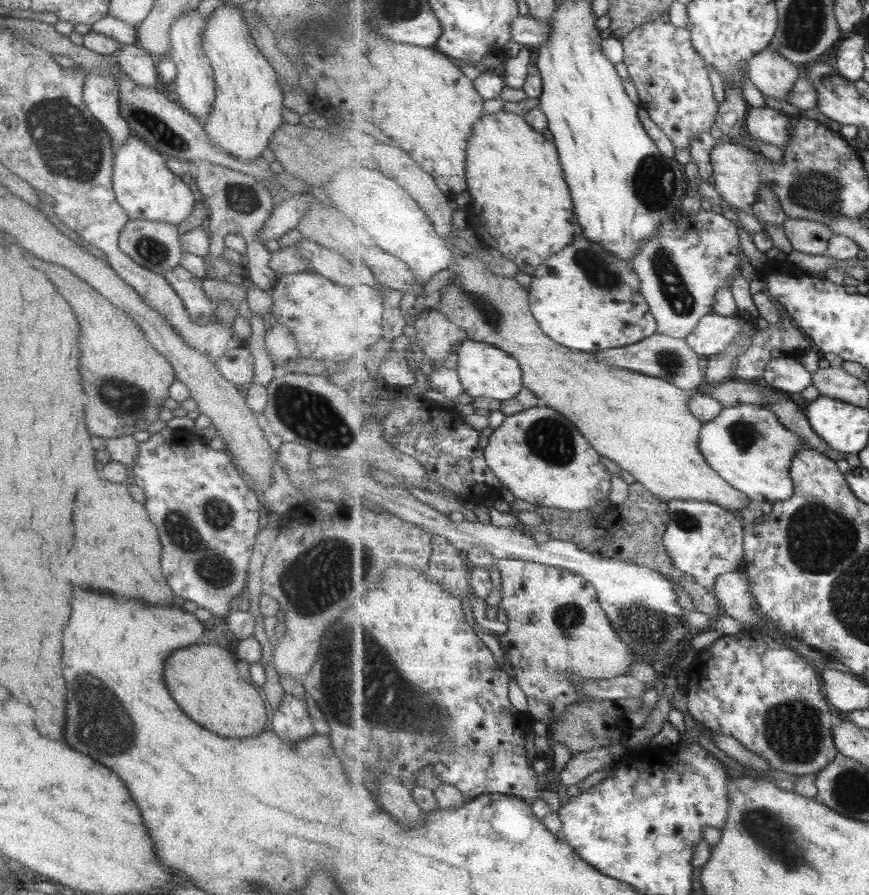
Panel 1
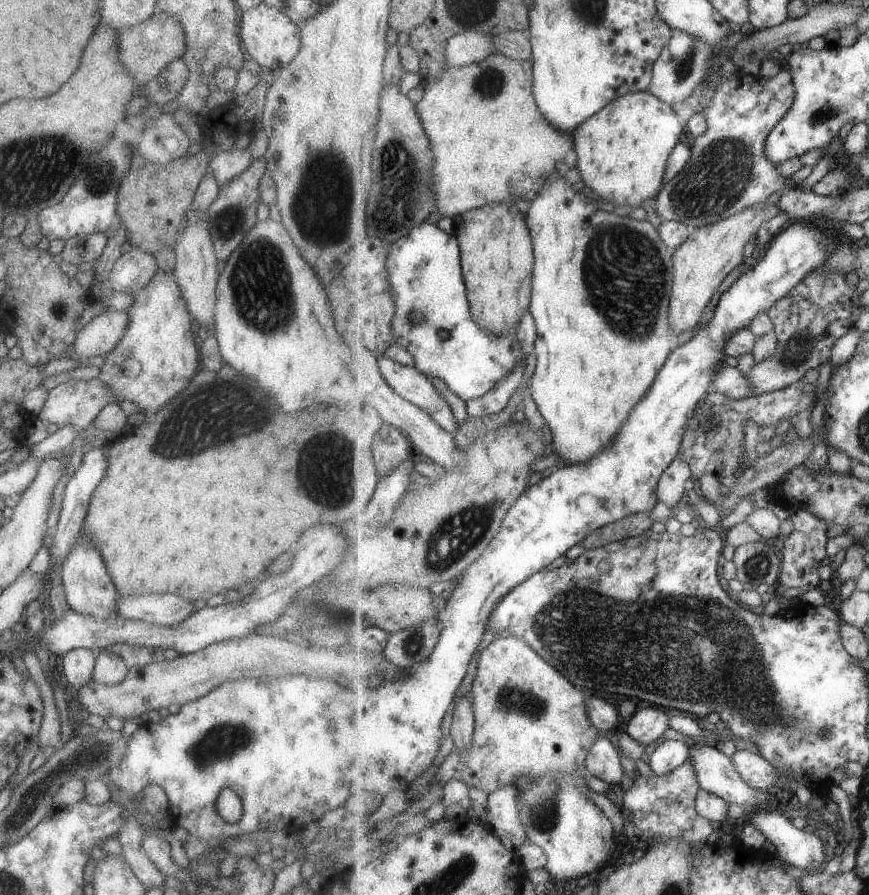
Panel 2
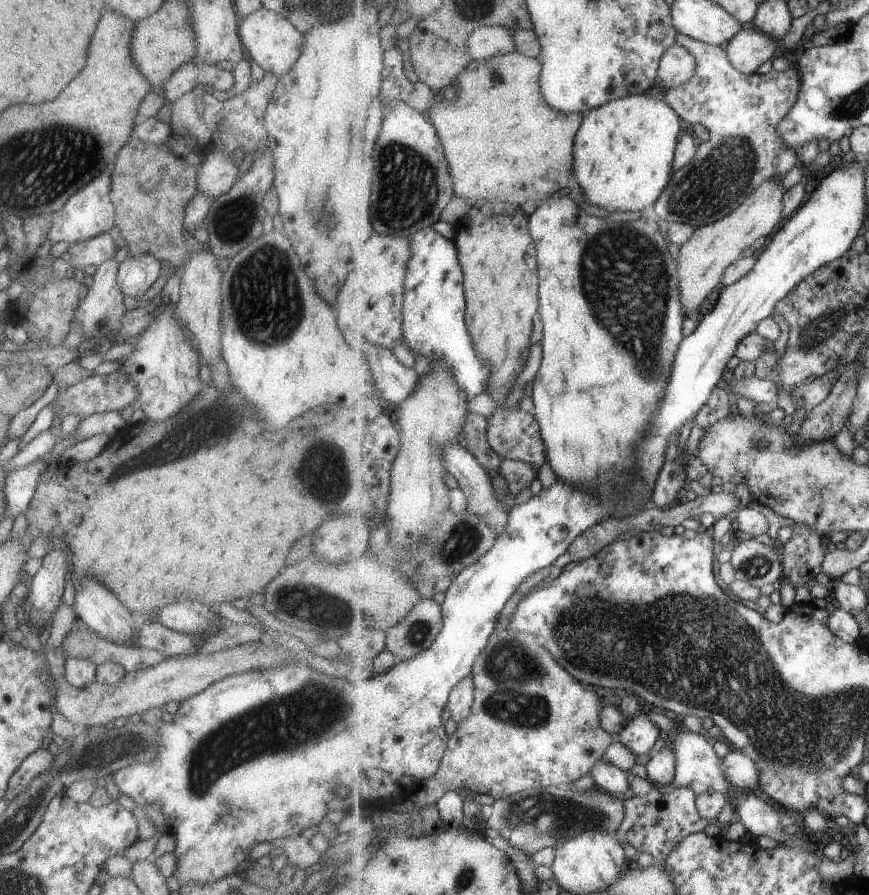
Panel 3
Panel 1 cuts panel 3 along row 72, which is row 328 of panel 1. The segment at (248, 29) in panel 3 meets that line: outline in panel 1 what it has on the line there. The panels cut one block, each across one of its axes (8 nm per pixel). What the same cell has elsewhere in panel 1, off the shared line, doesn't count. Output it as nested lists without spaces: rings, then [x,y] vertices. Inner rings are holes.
[[[274,319],[269,330],[264,330],[264,345],[273,364],[299,359],[297,347],[289,328],[280,326]]]

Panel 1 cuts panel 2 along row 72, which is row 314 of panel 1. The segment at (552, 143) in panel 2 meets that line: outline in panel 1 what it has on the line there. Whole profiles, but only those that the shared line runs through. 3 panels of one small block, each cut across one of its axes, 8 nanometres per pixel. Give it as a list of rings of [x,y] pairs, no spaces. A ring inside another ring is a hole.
[[[467,249],[466,255],[454,256],[454,263],[448,268],[454,277],[446,287],[440,288],[440,300],[436,306],[451,322],[457,323],[467,333],[469,340],[487,342],[516,358],[524,371],[524,388],[532,390],[542,403],[574,422],[601,456],[626,470],[662,501],[709,501],[727,510],[738,511],[749,506],[750,498],[733,488],[713,470],[700,451],[703,422],[692,413],[688,405],[693,392],[685,391],[662,378],[606,365],[596,358],[596,353],[574,351],[555,342],[541,329],[540,322],[532,313],[529,290],[523,288],[513,277],[491,272],[473,252],[477,251]]]

